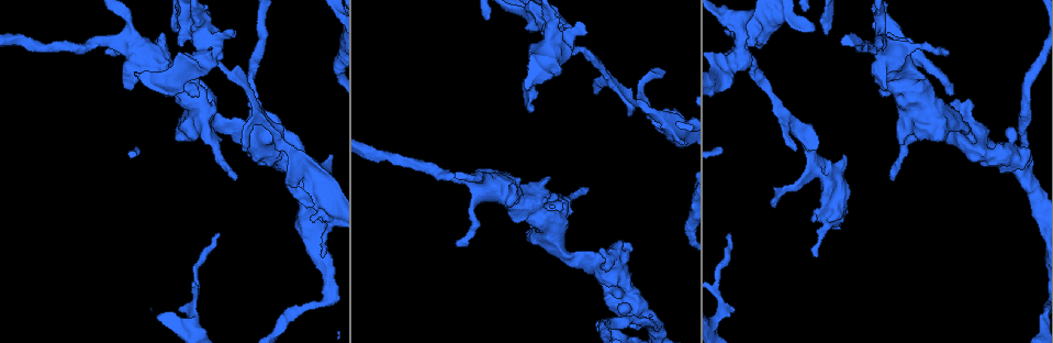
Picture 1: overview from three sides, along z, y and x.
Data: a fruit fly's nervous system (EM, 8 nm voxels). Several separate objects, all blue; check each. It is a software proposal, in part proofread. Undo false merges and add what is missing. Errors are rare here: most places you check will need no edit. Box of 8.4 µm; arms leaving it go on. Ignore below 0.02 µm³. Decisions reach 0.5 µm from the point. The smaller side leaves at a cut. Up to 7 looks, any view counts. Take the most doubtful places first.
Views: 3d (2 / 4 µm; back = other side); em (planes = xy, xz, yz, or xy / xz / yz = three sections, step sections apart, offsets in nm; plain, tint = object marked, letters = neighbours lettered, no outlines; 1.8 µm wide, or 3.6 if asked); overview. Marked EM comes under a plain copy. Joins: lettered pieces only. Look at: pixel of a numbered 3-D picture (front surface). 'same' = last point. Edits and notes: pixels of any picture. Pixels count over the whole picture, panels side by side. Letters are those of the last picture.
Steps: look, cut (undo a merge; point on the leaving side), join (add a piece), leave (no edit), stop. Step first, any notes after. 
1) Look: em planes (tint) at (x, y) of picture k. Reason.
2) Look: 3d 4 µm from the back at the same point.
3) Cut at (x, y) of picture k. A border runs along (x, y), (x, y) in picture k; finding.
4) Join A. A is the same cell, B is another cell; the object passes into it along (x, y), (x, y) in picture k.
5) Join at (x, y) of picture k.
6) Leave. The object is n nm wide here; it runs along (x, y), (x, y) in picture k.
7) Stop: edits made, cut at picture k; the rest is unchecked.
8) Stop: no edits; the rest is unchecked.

Look: 3d 2 µm at (178, 308) of picture 1. Branch stops here.

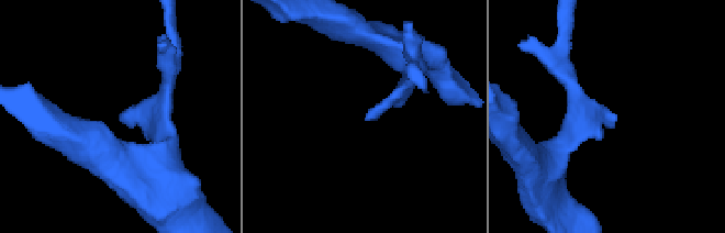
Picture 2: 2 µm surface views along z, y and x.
Look: em planes (letters) at (119, 117) of picture 2. Now the EM.

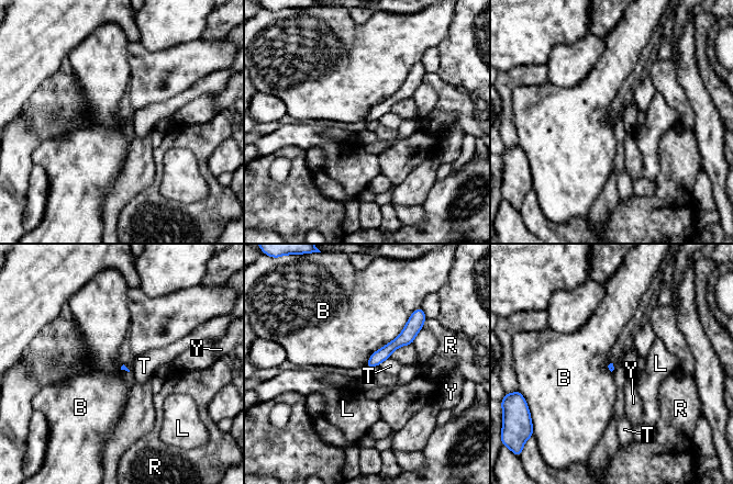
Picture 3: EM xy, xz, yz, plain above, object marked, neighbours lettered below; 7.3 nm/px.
Leave. B, L, R, T and Y are other cells; no lettered piece goes on from it.

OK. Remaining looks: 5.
Look: 3d 4 µm at (728, 65) of picture 1. Side arm on a straight run.

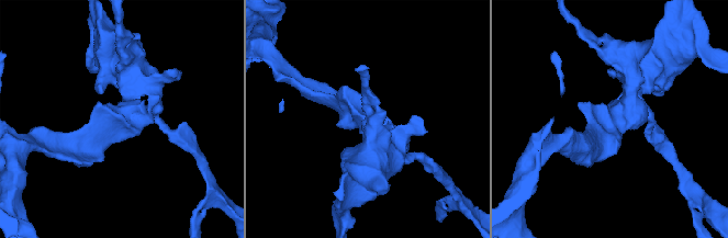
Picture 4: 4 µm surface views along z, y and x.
Look: em planes (letters) at (115, 123) of picture 4. Need the tissue.

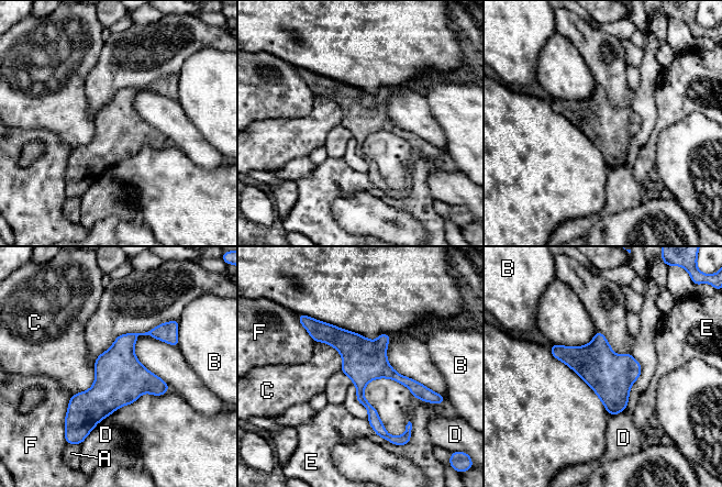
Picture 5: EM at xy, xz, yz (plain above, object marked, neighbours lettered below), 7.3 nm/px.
Leave. A, B, C, D, E and F are other cells; all the same neuron.

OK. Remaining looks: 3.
Look: em xy step 8 (tint) at (1023, 173) of picture 1.

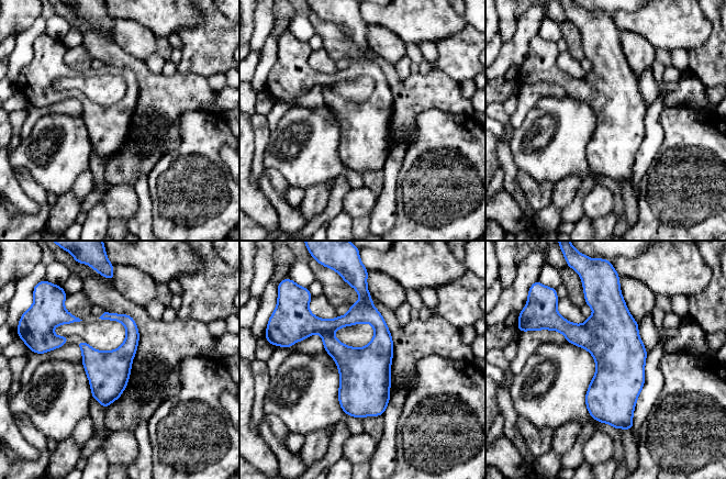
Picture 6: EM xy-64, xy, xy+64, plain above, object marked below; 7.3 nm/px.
Look: em xy step 8 (letters) at the same point.

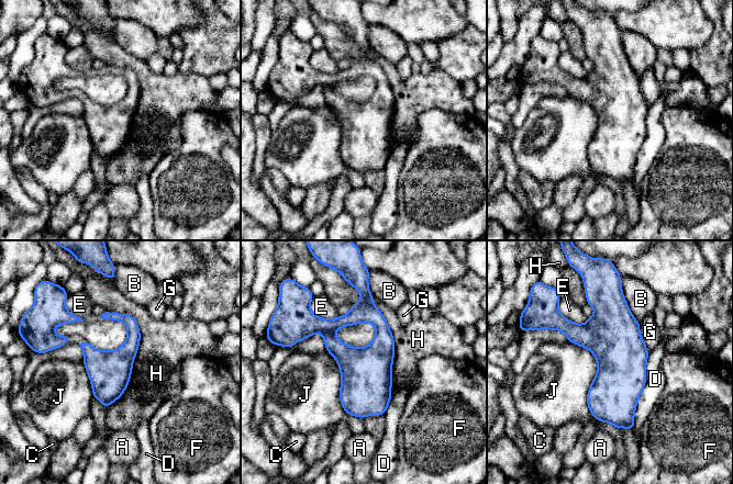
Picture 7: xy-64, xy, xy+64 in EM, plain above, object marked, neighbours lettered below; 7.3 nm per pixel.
Leave. A, B, C, D, E, F, G, H and J are other cells; continuous, no second neuron.

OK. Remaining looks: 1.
Stop: no edits; the rest is unchecked.

